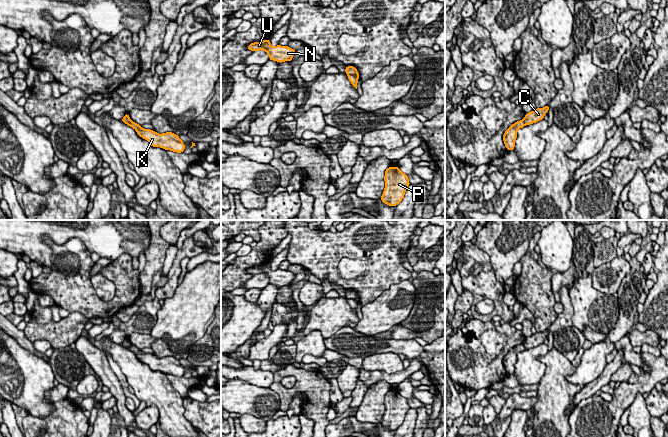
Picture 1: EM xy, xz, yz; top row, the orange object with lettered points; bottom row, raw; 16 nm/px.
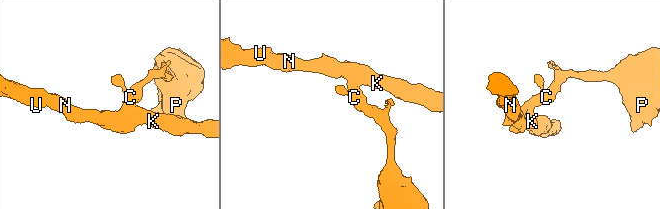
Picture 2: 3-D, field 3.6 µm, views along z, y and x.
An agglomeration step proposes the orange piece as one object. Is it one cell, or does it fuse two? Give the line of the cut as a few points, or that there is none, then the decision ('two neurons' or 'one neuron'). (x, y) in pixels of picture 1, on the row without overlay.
cut in xz along (348, 298), (353, 298), (357, 302); two neurons

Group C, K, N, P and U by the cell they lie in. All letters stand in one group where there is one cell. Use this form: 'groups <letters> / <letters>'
groups C P / K N U

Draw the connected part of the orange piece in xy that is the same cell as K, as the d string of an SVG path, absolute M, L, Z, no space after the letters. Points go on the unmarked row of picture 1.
M133 345L127 347L127 349L134 352L137 358L147 364L153 371L161 371L164 374L171 374L177 377L182 377L185 373L183 365L178 359L172 356L158 358L154 354L143 353L139 348Z

